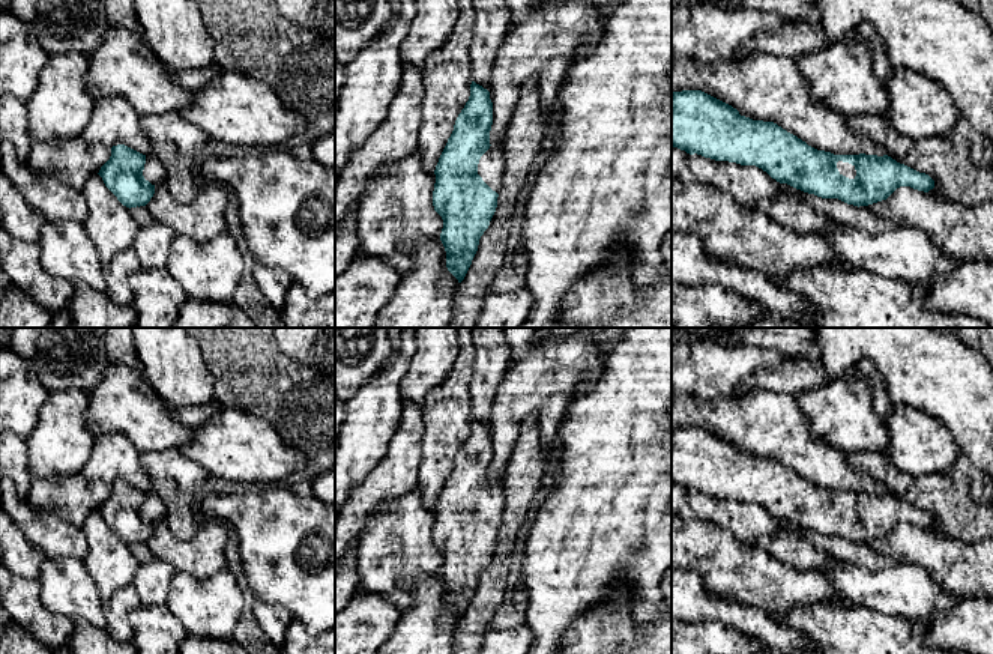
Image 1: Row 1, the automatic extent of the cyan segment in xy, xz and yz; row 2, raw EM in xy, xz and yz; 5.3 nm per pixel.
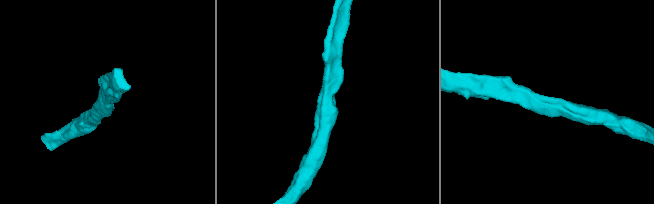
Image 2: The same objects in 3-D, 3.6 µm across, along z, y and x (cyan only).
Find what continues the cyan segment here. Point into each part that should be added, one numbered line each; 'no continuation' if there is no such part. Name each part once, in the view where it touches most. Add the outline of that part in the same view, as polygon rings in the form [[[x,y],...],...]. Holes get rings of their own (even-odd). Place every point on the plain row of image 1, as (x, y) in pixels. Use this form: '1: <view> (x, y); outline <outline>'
1: yz (845, 505); outline [[[838,498],[837,505],[838,505],[840,511],[843,511],[849,516],[855,516],[855,513],[856,513],[855,502],[852,502],[849,499]]]

